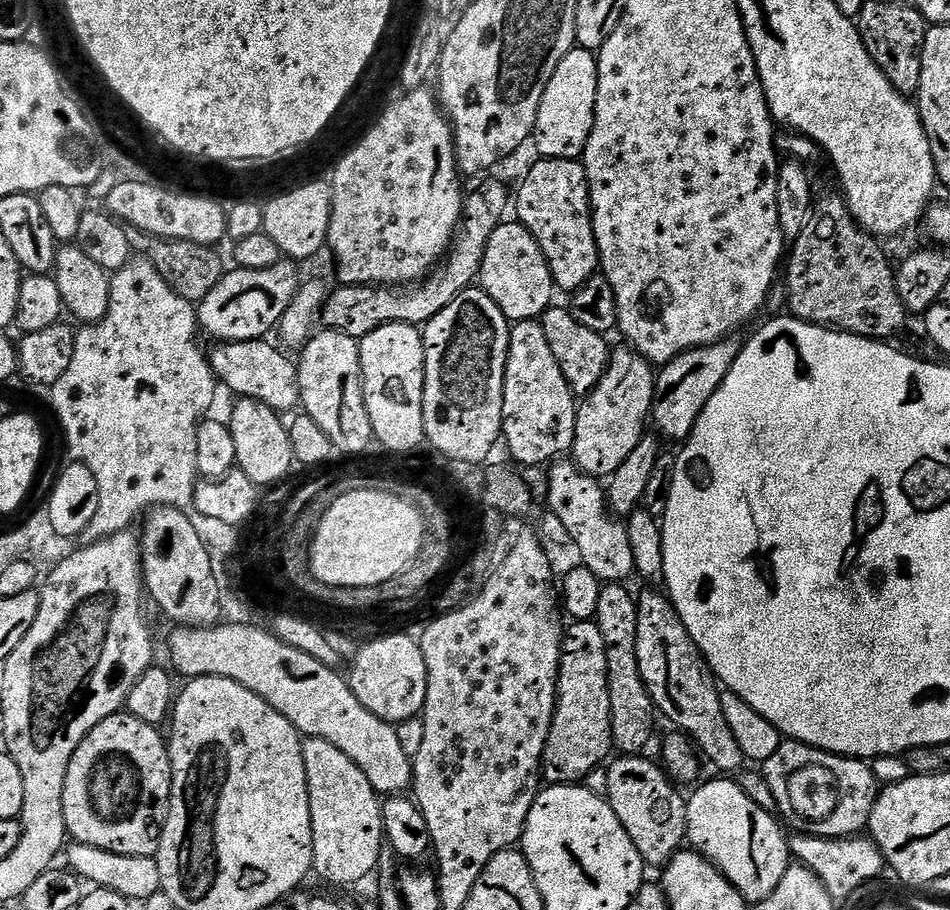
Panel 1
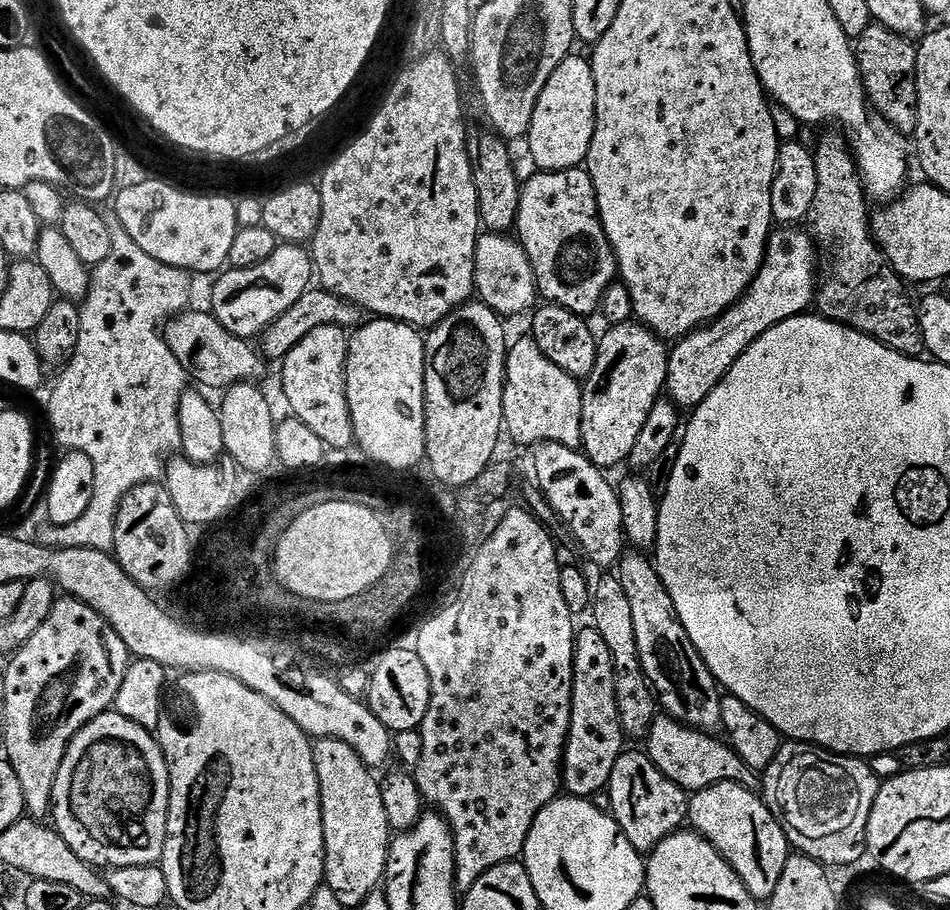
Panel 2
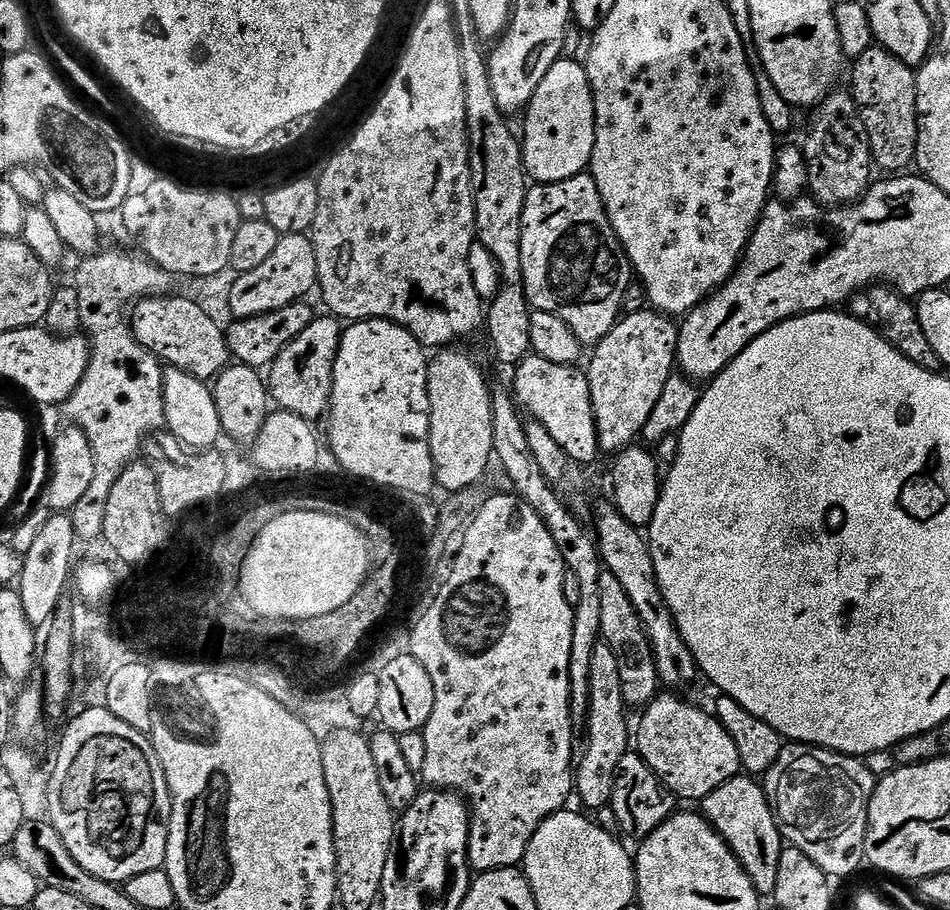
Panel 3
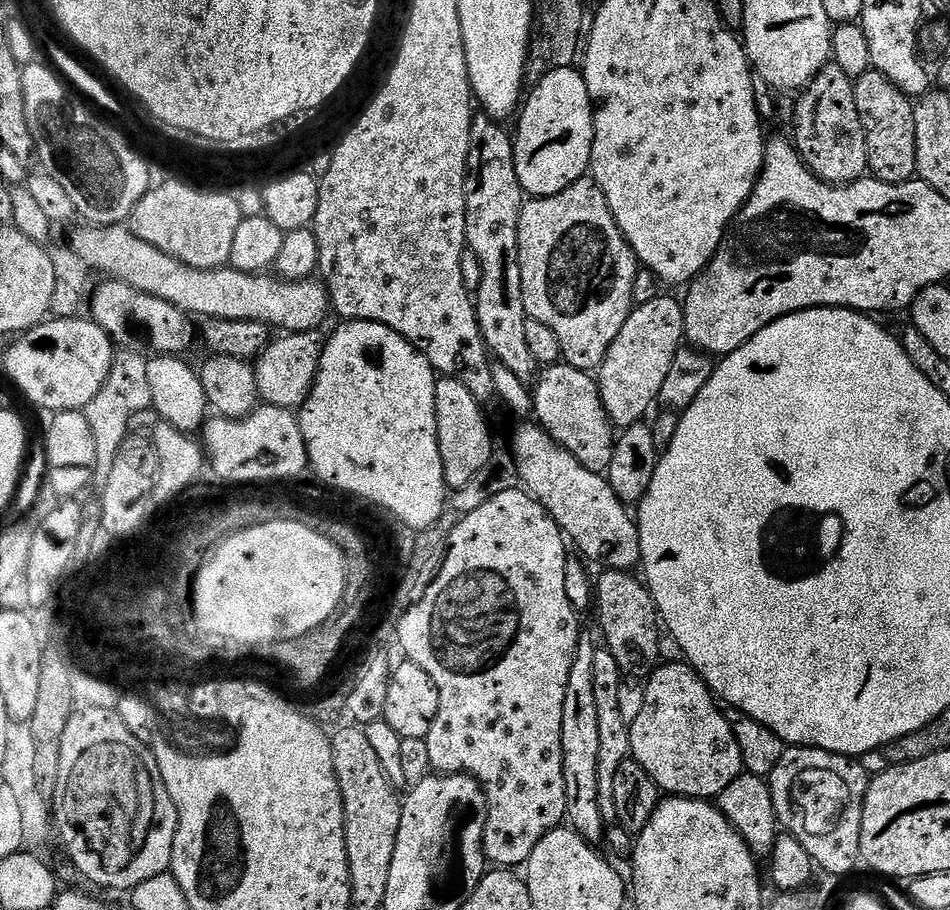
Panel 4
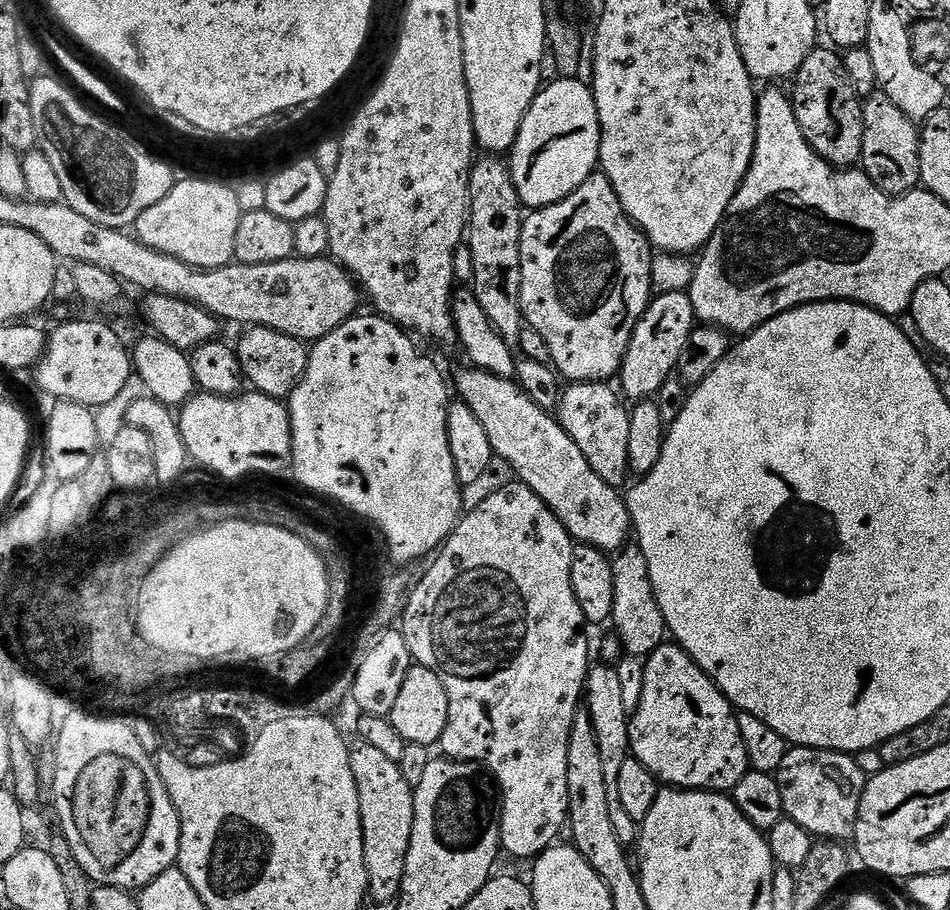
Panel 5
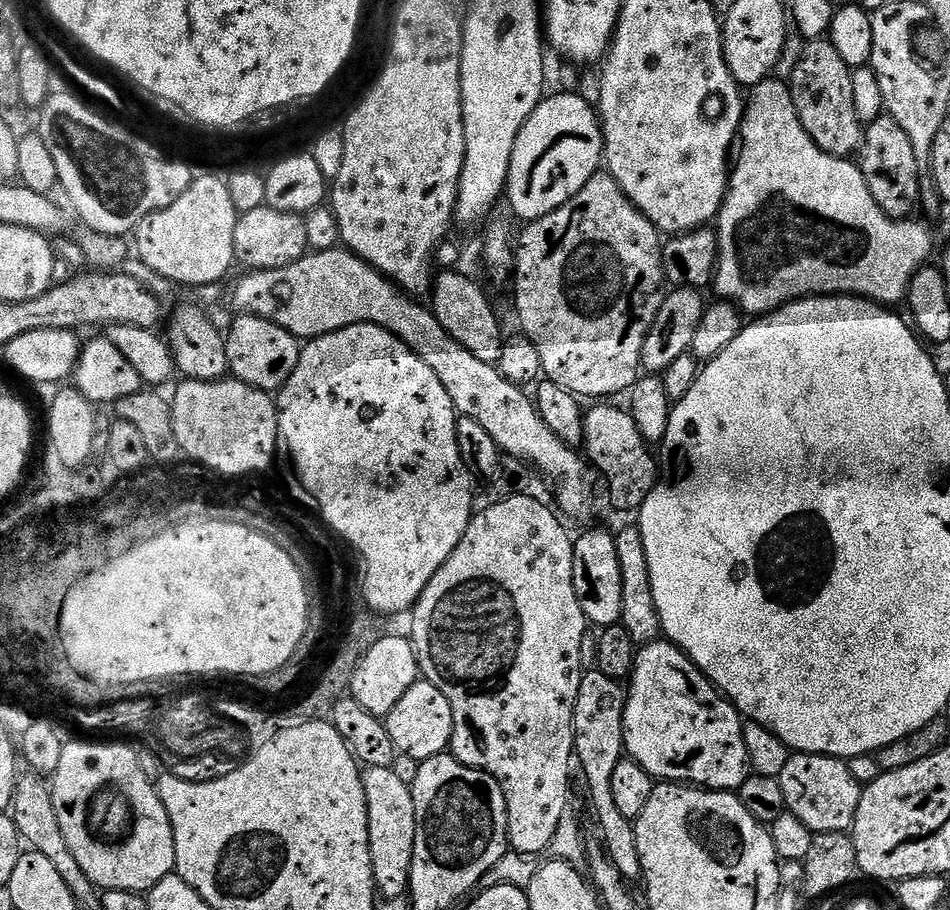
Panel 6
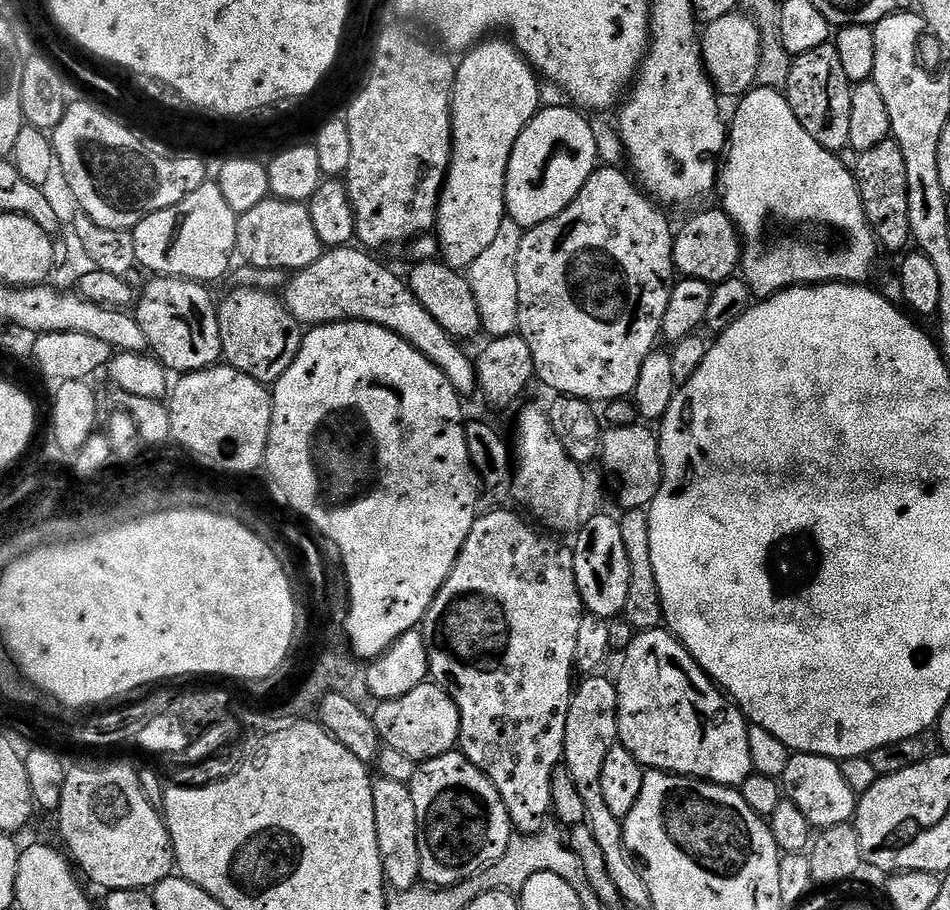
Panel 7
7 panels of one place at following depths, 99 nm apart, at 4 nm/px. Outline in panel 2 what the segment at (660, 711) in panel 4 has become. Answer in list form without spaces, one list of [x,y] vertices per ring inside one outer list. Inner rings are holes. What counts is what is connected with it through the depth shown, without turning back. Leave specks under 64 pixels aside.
[[[660,714],[648,731],[646,751],[654,766],[658,766],[658,770],[662,770],[666,778],[670,778],[689,794],[695,794],[727,780],[743,781],[743,776],[749,775],[750,769],[744,765],[742,758],[738,758],[731,744],[723,739],[715,740],[714,737],[716,736],[707,731],[697,731],[680,724],[667,714]]]

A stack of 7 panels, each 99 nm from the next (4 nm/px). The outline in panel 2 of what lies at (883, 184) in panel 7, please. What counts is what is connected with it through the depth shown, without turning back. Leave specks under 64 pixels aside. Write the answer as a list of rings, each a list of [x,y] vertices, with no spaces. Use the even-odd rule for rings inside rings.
[[[872,23],[855,41],[856,64],[868,95],[869,105],[888,119],[887,123],[900,134],[912,134],[916,130],[916,103],[918,102],[917,45],[909,37],[900,36],[894,30]]]

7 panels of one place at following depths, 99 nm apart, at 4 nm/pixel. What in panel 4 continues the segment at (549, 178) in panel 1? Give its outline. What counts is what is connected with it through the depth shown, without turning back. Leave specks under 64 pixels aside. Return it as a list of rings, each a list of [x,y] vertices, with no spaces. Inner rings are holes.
[[[591,178],[576,180],[569,188],[558,194],[532,198],[525,203],[518,222],[518,266],[522,266],[522,302],[526,306],[526,314],[529,320],[543,322],[545,326],[550,326],[550,330],[554,330],[554,335],[558,337],[558,342],[562,346],[563,363],[581,368],[583,372],[592,372],[599,369],[600,363],[604,361],[610,346],[614,342],[614,338],[618,338],[622,326],[626,326],[626,318],[632,313],[634,307],[632,295],[634,294],[638,261],[634,250],[626,242],[622,230],[616,225],[614,214],[606,202],[606,194],[599,188],[595,180]]]

